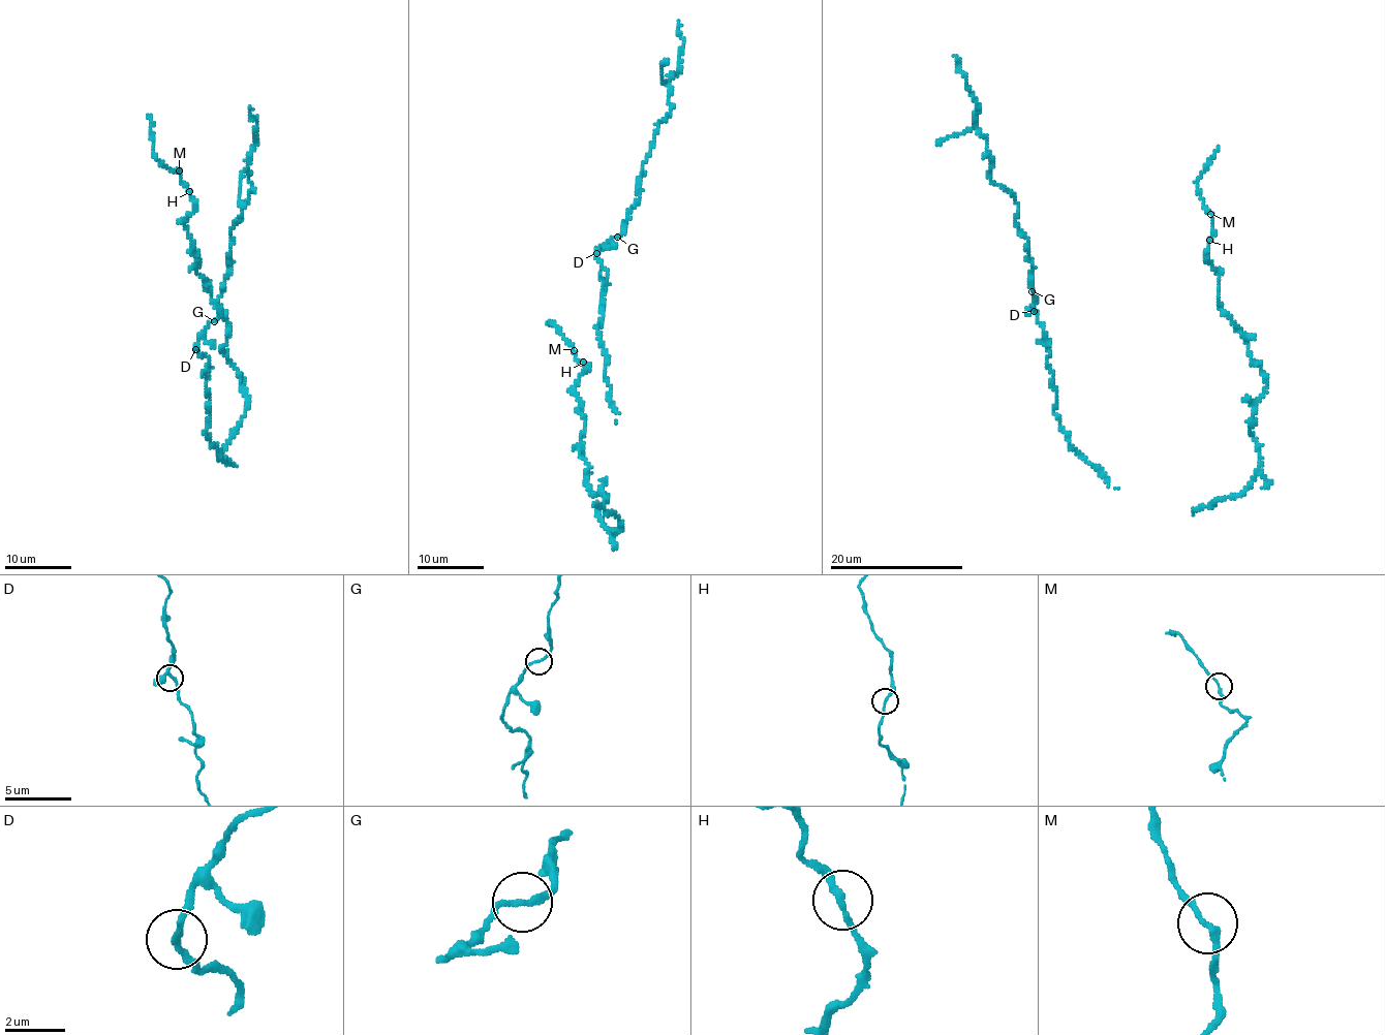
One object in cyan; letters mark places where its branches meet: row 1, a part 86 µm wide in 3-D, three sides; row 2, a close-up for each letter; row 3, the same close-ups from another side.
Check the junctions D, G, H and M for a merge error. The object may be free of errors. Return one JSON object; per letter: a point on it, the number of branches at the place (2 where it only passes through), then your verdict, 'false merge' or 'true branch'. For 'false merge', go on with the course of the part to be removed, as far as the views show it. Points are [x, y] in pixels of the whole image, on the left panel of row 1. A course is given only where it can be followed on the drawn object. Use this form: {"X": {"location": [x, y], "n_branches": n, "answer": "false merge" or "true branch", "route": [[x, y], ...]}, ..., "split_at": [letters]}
{"D": {"location": [195, 349], "n_branches": 2, "answer": "true branch"}, "G": {"location": [214, 321], "n_branches": 2, "answer": "true branch"}, "H": {"location": [189, 191], "n_branches": 2, "answer": "true branch"}, "M": {"location": [179, 170], "n_branches": 2, "answer": "true branch"}, "split_at": []}

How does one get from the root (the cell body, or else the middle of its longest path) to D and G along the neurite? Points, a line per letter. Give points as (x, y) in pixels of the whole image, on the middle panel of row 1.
D: (612, 404), (606, 377), (607, 354), (596, 328), (602, 322), (605, 278), (608, 274), (596, 253)
G: (612, 404), (606, 377), (607, 354), (596, 328), (608, 274), (596, 257), (598, 249), (617, 237)

